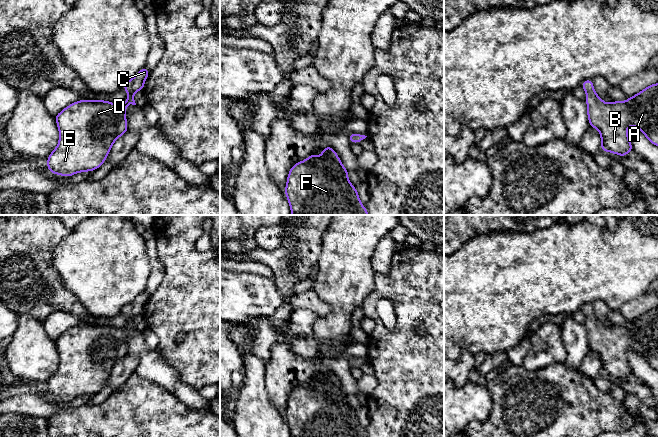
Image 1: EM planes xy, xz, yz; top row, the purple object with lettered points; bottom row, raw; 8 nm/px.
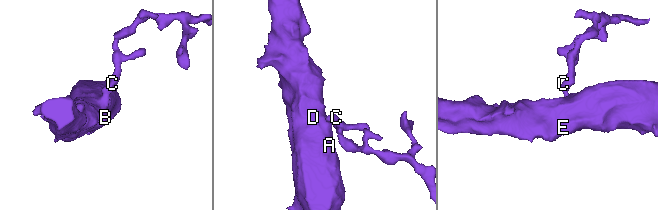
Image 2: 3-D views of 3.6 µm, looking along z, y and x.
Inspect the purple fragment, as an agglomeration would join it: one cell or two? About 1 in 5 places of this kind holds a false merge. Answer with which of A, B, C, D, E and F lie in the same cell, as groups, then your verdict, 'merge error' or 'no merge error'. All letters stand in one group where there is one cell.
A B C D E F; no merge error

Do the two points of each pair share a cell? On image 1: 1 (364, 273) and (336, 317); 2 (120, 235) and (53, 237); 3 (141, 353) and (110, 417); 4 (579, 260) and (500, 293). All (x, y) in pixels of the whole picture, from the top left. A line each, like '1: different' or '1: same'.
1: same
2: different
3: different
4: same

